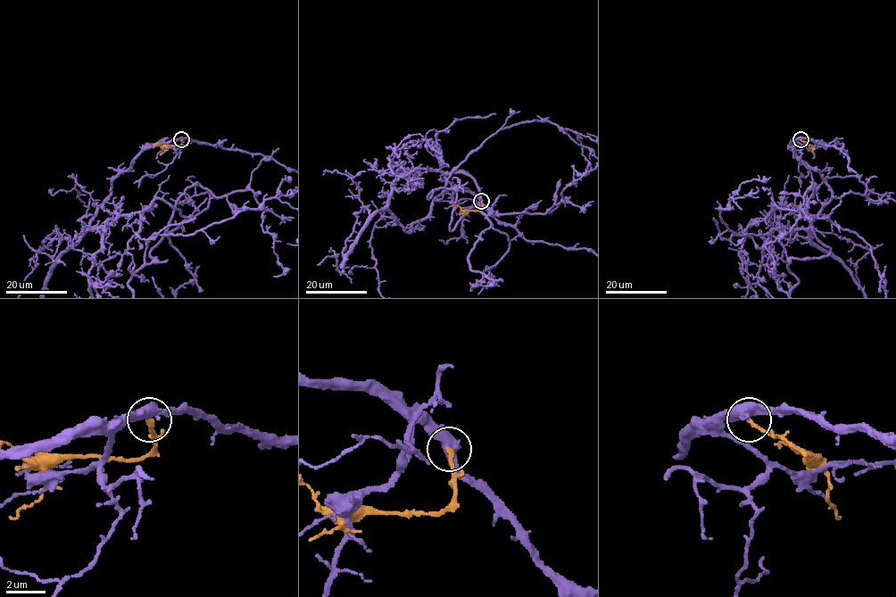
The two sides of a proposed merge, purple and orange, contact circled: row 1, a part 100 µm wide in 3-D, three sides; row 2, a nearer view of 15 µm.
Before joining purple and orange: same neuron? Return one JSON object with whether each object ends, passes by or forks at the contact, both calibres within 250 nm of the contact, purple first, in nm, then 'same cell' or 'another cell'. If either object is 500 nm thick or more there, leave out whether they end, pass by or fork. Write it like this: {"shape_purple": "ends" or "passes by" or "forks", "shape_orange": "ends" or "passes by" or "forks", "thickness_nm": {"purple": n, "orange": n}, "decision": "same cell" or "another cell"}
{"shape_purple": "passes by", "shape_orange": "ends", "thickness_nm": {"purple": 480, "orange": 240}, "decision": "another cell"}

